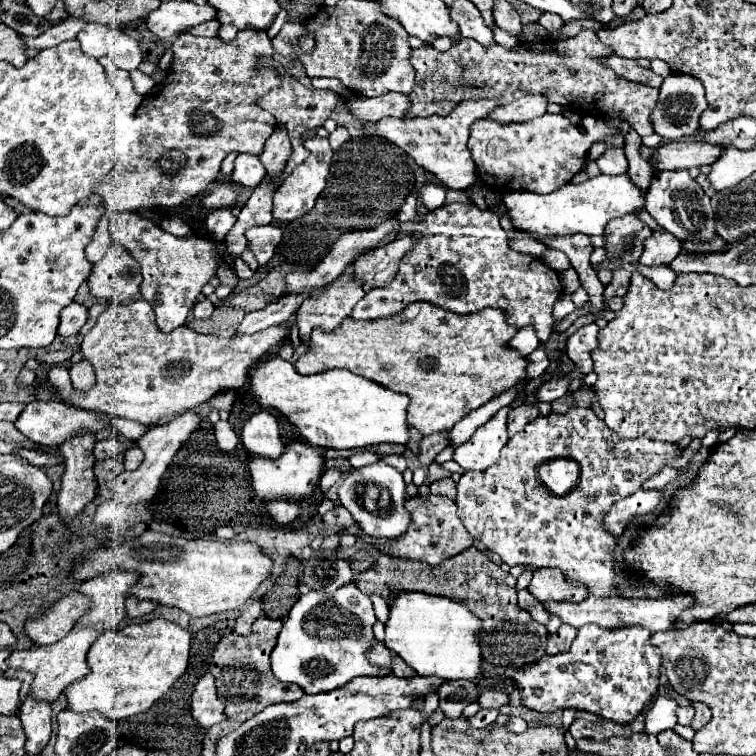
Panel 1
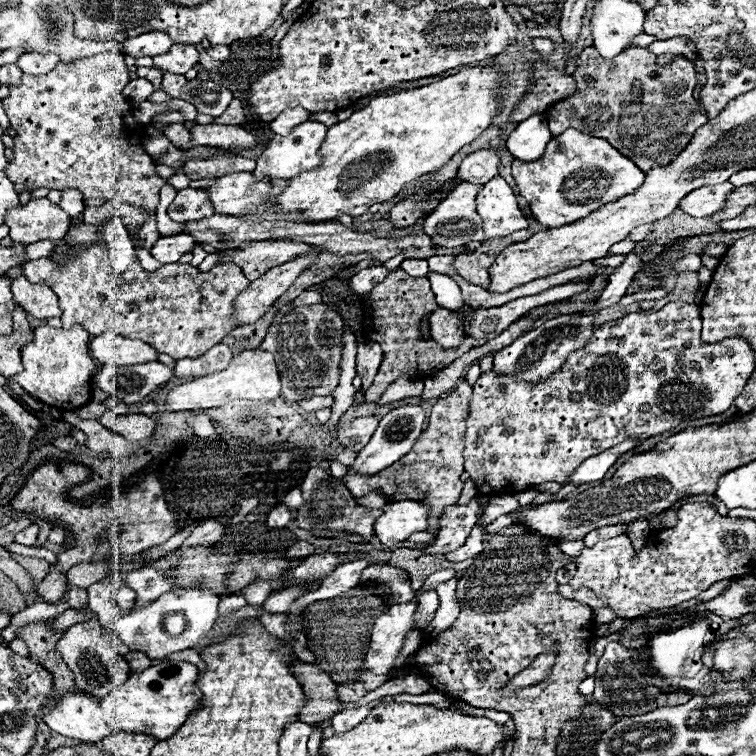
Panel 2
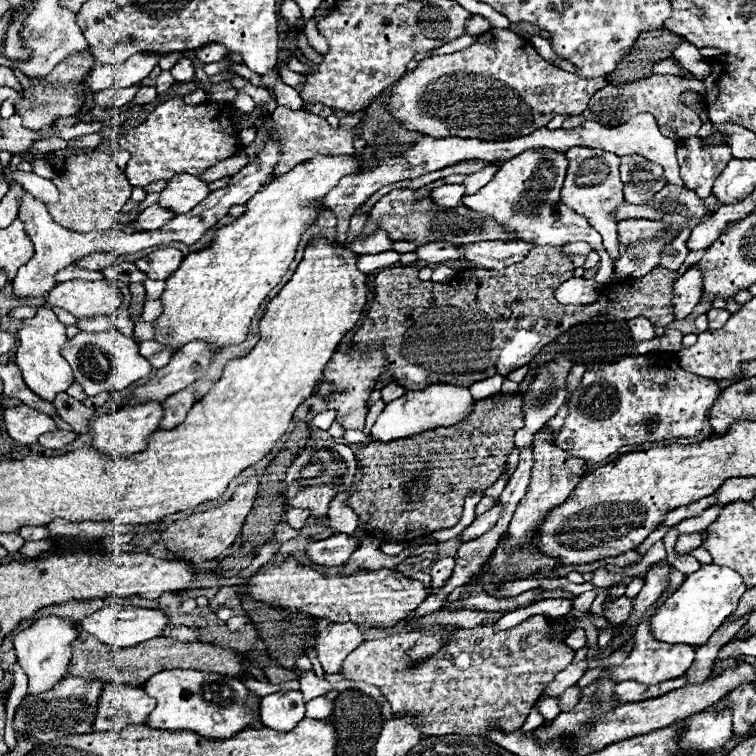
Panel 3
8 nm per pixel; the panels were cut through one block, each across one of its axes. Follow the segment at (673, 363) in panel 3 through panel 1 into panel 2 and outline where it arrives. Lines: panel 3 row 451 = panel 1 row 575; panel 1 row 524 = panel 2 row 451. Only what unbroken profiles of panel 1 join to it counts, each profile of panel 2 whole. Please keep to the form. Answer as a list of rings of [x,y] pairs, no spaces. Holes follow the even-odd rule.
[[[668,302],[662,310],[658,312],[636,312],[636,314],[628,314],[624,318],[612,320],[602,324],[600,328],[596,328],[588,348],[582,348],[578,352],[572,352],[572,356],[568,356],[566,364],[560,368],[560,372],[556,372],[554,376],[550,376],[548,380],[536,384],[536,386],[528,386],[526,382],[516,382],[512,378],[498,378],[496,372],[488,372],[482,374],[478,378],[478,382],[474,384],[474,392],[472,392],[472,400],[470,400],[470,418],[468,418],[468,430],[466,430],[466,448],[464,448],[464,468],[470,474],[470,478],[476,484],[476,490],[480,494],[518,494],[524,492],[526,486],[536,486],[542,482],[560,482],[564,484],[568,478],[568,472],[572,472],[572,468],[578,468],[578,464],[582,464],[582,460],[596,456],[624,440],[646,440],[650,436],[662,434],[682,422],[690,422],[690,420],[698,420],[698,418],[706,418],[706,416],[716,416],[726,412],[734,400],[740,396],[740,392],[744,390],[748,376],[754,372],[754,352],[750,350],[746,340],[740,338],[728,338],[722,340],[718,344],[702,344],[700,342],[700,308],[696,304],[686,304],[686,302]]]

